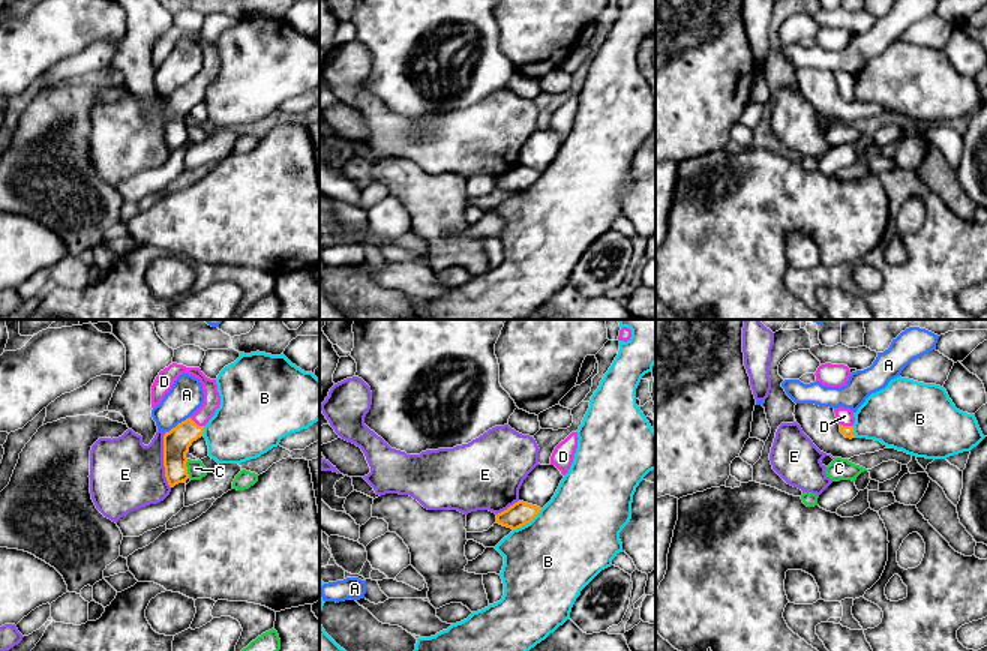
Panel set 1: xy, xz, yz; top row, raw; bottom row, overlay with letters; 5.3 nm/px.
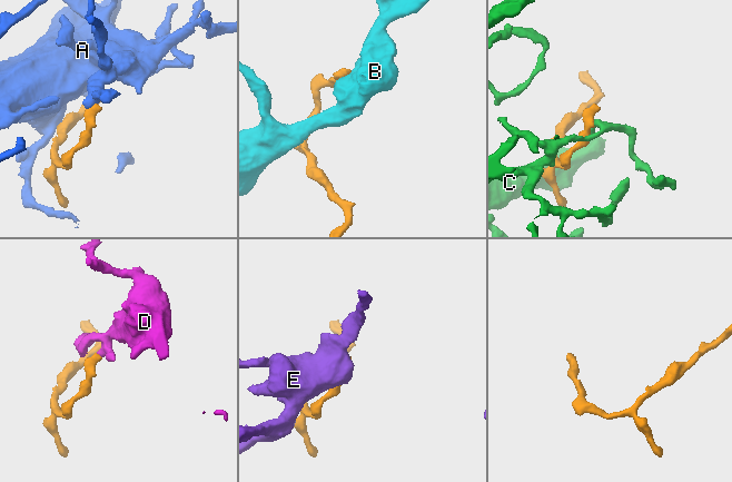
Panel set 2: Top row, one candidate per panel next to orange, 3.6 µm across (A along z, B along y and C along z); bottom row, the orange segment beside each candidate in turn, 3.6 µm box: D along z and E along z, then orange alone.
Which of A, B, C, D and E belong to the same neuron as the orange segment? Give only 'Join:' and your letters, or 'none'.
Join: D

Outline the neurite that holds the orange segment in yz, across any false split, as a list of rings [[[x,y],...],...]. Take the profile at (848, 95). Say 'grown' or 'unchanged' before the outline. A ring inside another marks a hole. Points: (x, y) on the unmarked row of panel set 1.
grown; [[[834,72],[837,86],[840,88],[840,96],[846,100],[846,102],[855,102],[854,98],[854,87],[855,87],[855,81],[854,81],[854,75],[849,72]]]

